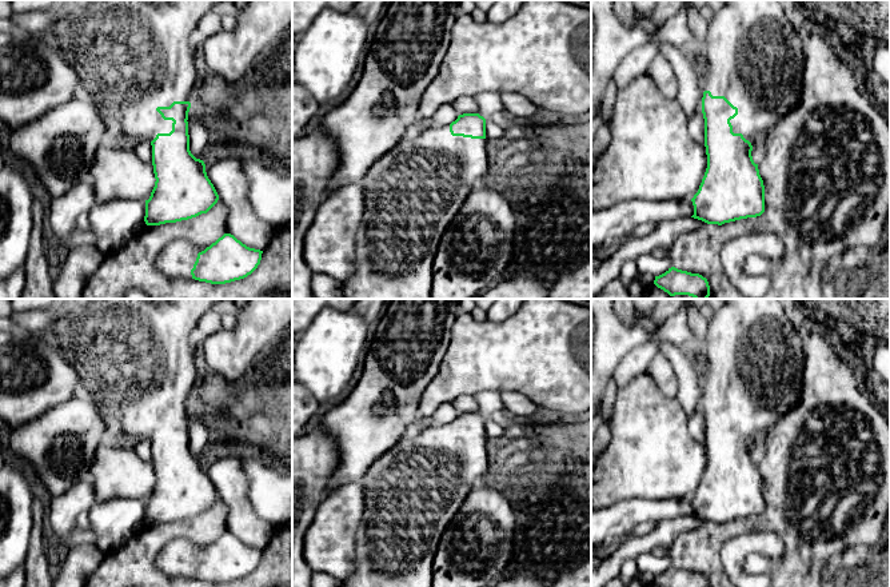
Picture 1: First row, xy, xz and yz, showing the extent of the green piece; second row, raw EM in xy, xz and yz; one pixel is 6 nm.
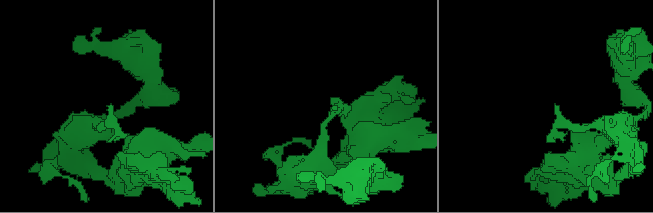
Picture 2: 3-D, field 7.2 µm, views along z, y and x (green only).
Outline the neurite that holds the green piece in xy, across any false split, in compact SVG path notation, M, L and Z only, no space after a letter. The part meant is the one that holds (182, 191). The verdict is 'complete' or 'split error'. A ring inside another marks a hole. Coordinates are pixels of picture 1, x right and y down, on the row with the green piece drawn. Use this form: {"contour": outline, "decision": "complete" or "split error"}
{"contour": "M93 0L88 5L64 7L63 17L52 27L51 39L57 44L67 63L79 76L75 97L89 99L108 123L115 120L124 140L129 143L149 140L155 187L145 200L147 225L176 223L207 213L219 200L219 195L207 176L205 164L189 151L188 112L193 87L199 79L192 35L201 17L221 0L167 0L153 5L147 0Z", "decision": "split error"}

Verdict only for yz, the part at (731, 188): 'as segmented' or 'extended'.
extended

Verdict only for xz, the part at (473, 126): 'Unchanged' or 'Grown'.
Grown

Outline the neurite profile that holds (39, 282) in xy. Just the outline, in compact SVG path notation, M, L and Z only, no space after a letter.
M40 200L32 204L32 229L27 257L23 265L24 288L20 299L57 299L53 292L53 276L45 255L44 220L48 213Z

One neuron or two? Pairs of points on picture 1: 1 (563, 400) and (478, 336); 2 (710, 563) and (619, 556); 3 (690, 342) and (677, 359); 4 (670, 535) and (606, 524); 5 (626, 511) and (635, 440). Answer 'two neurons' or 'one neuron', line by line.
1: one neuron
2: two neurons
3: two neurons
4: two neurons
5: two neurons

